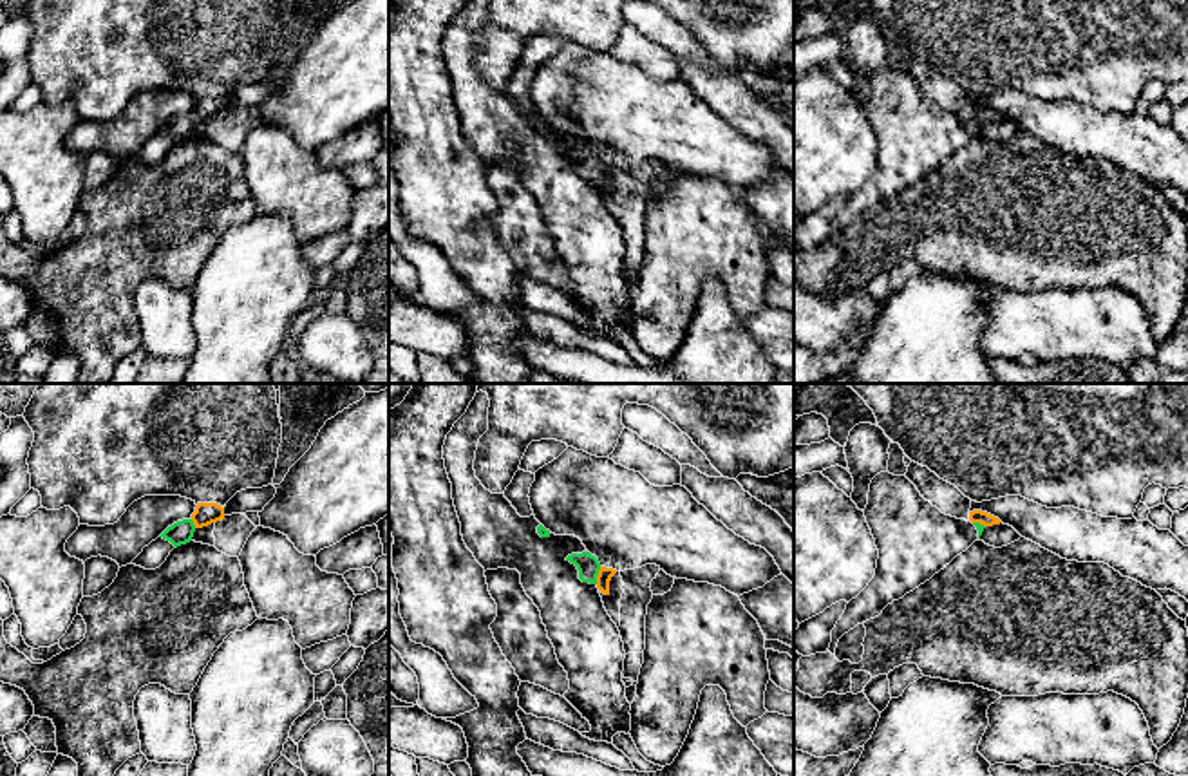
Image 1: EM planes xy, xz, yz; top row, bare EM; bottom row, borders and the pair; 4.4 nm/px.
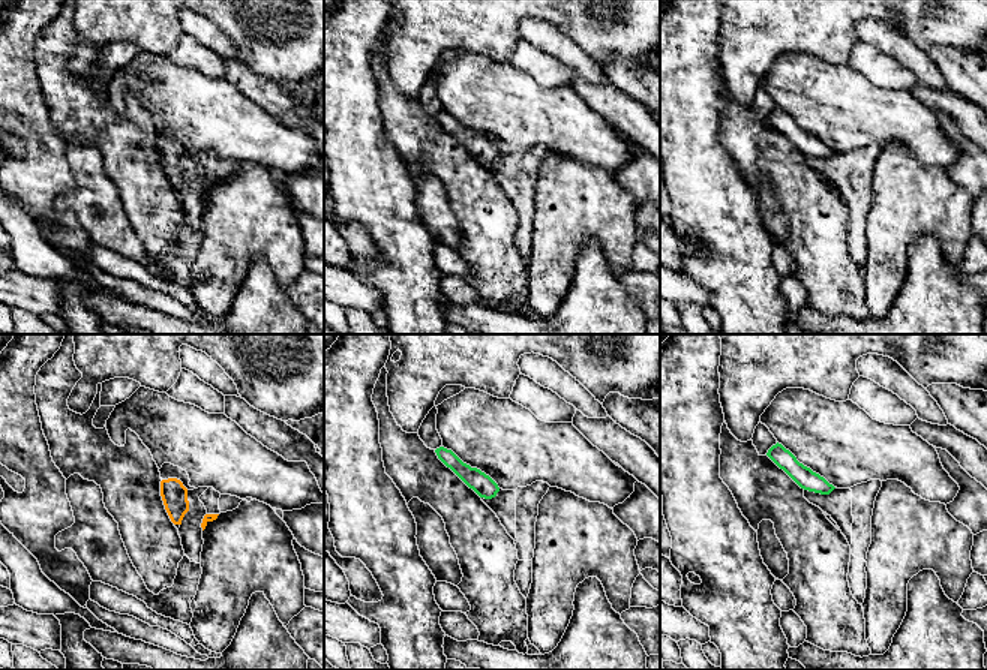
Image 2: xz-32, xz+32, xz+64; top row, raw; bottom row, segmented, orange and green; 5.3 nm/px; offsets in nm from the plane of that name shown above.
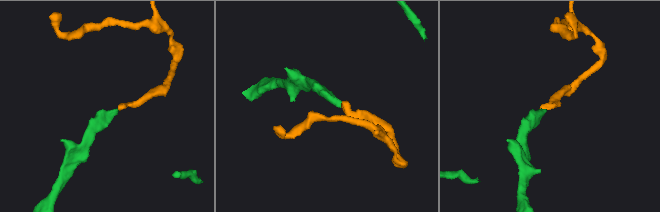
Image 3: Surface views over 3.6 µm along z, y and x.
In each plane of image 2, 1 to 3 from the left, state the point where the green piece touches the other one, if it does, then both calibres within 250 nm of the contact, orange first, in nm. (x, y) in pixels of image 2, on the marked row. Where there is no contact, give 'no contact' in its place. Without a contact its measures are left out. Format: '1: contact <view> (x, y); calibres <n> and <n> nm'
1: no contact
2: no contact
3: no contact

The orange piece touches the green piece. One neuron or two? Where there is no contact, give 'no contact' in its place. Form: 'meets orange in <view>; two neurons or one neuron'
meets orange in xz; one neuron

